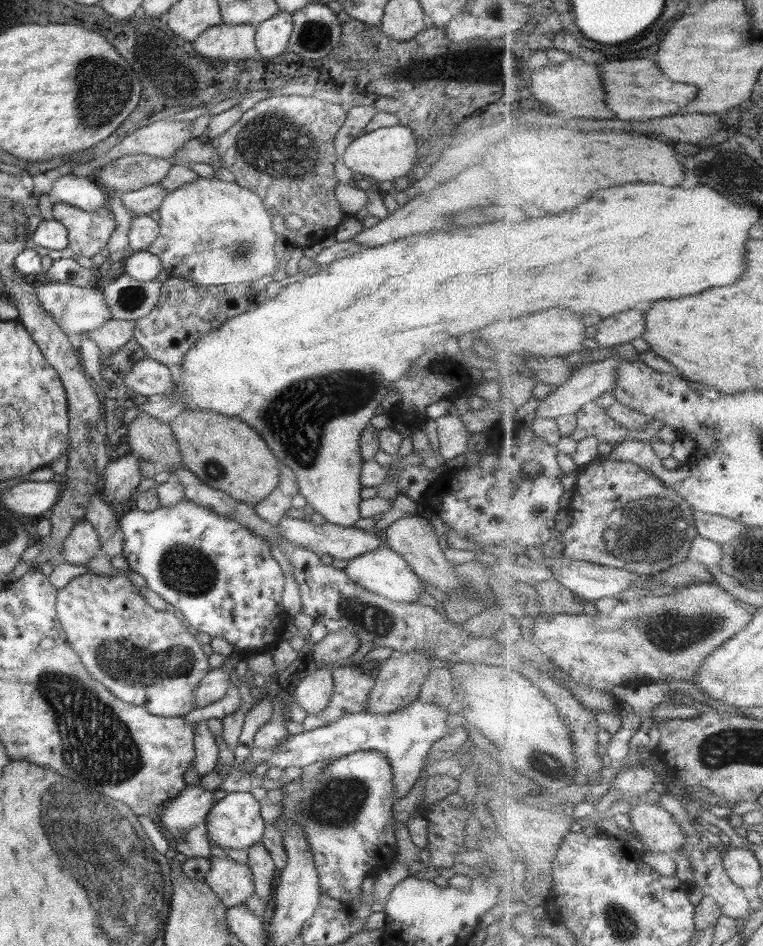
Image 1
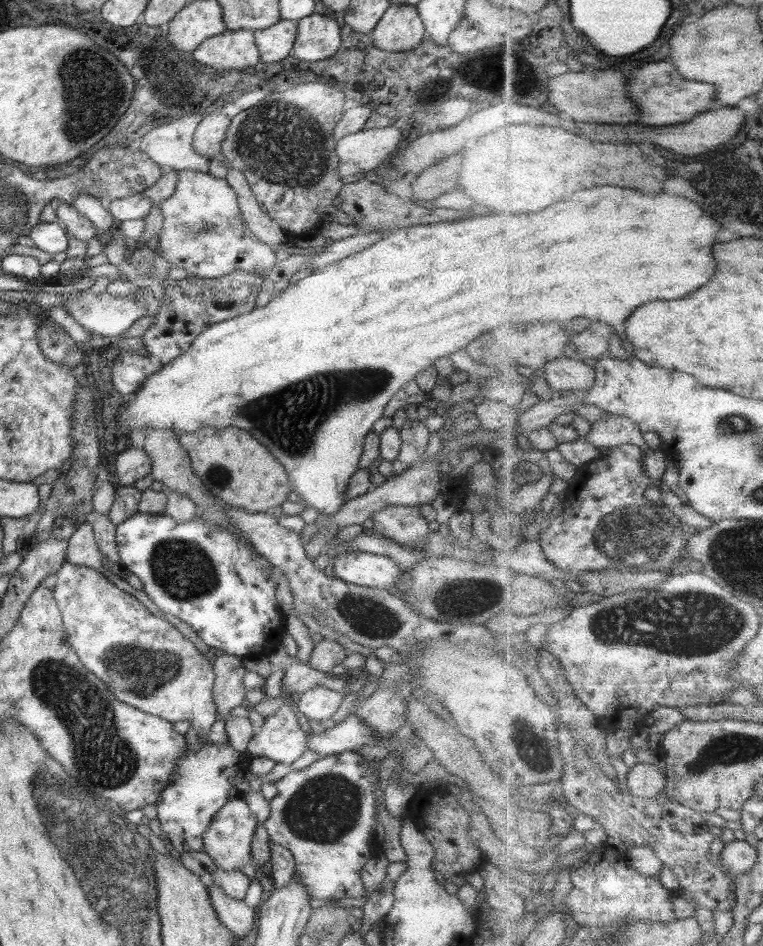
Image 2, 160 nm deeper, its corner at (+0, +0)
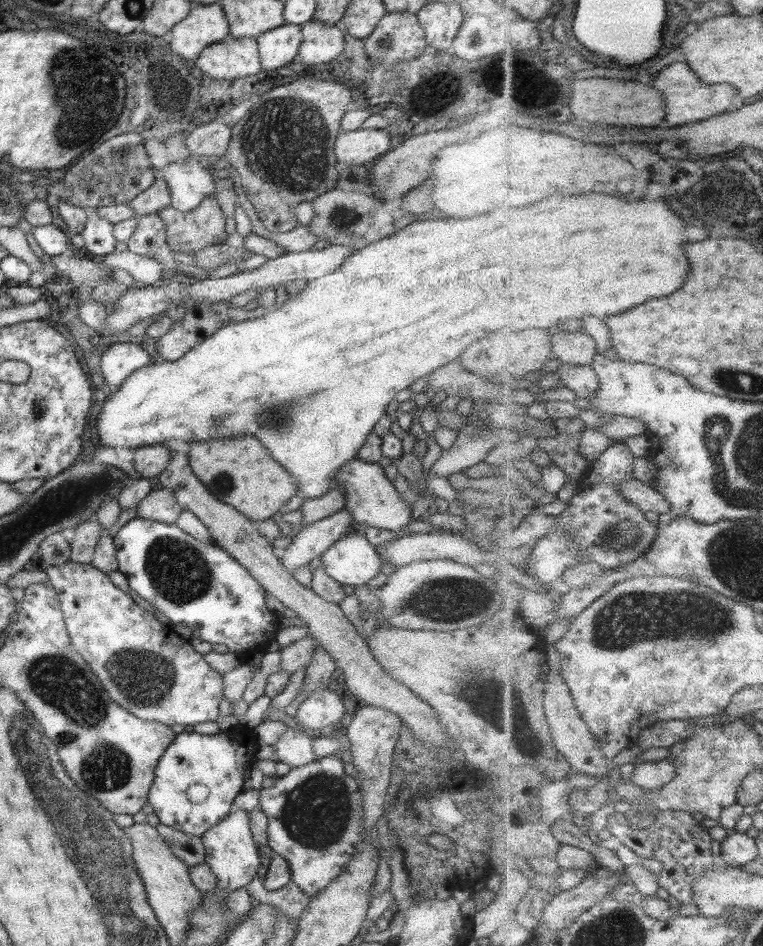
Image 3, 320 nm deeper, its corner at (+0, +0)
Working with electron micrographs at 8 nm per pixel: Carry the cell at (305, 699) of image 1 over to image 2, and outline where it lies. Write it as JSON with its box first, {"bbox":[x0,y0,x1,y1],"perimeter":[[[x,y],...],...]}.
{"bbox":[295,686,345,720],"perimeter":[[[315,686],[295,697],[295,710],[309,720],[327,720],[343,700],[345,693],[335,692],[321,686]]]}

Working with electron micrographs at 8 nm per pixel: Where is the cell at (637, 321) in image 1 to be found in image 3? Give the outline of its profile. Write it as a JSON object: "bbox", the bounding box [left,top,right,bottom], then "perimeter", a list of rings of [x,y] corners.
{"bbox":[552,333,597,365],"perimeter":[[[560,333],[552,338],[553,365],[592,365],[597,352],[597,342],[587,334]]]}

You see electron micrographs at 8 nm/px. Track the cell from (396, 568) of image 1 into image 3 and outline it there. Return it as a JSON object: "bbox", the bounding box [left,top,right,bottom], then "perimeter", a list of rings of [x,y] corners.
{"bbox":[320,535,381,586],"perimeter":[[[361,535],[344,536],[321,555],[320,567],[335,582],[347,586],[365,585],[379,572],[381,562],[374,547]]]}

